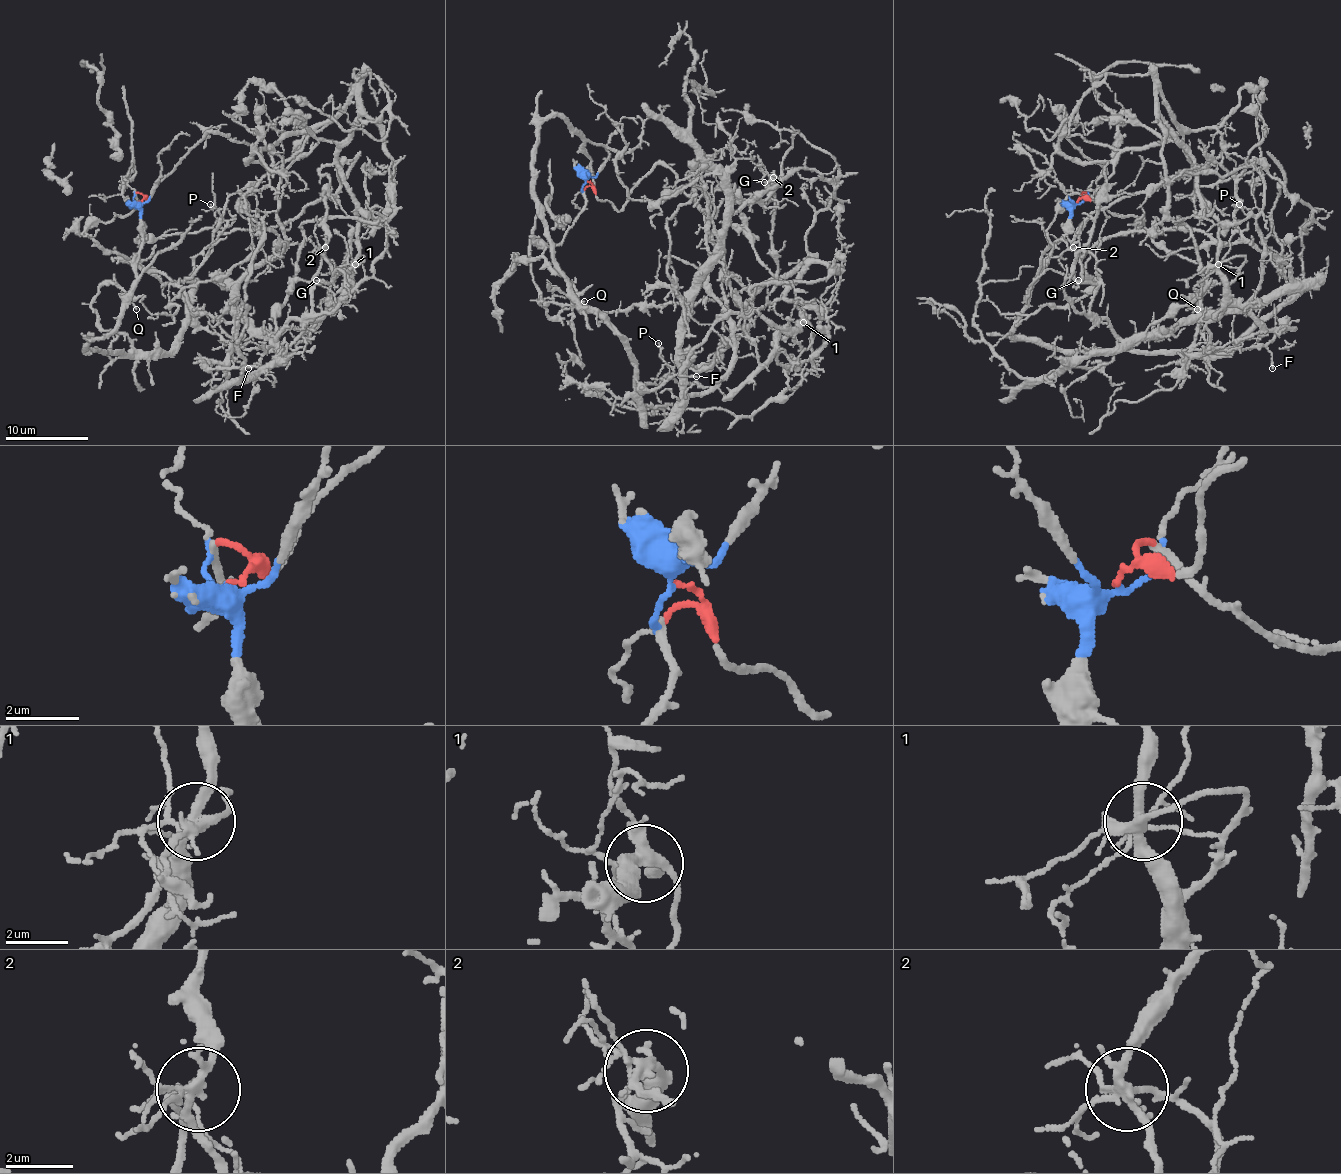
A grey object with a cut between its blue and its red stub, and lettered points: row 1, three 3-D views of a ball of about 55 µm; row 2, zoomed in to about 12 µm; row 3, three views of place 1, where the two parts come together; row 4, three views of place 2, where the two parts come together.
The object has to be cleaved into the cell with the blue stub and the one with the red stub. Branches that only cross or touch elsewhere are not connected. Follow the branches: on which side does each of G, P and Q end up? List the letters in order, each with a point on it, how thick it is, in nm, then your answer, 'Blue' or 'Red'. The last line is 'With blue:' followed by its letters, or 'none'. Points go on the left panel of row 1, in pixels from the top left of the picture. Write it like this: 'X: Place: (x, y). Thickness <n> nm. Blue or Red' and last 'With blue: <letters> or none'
G: Place: (316, 280). Thickness 130 nm. Red
P: Place: (210, 204). Thickness 140 nm. Blue
Q: Place: (136, 309). Thickness 120 nm. Blue
With blue: P, Q

